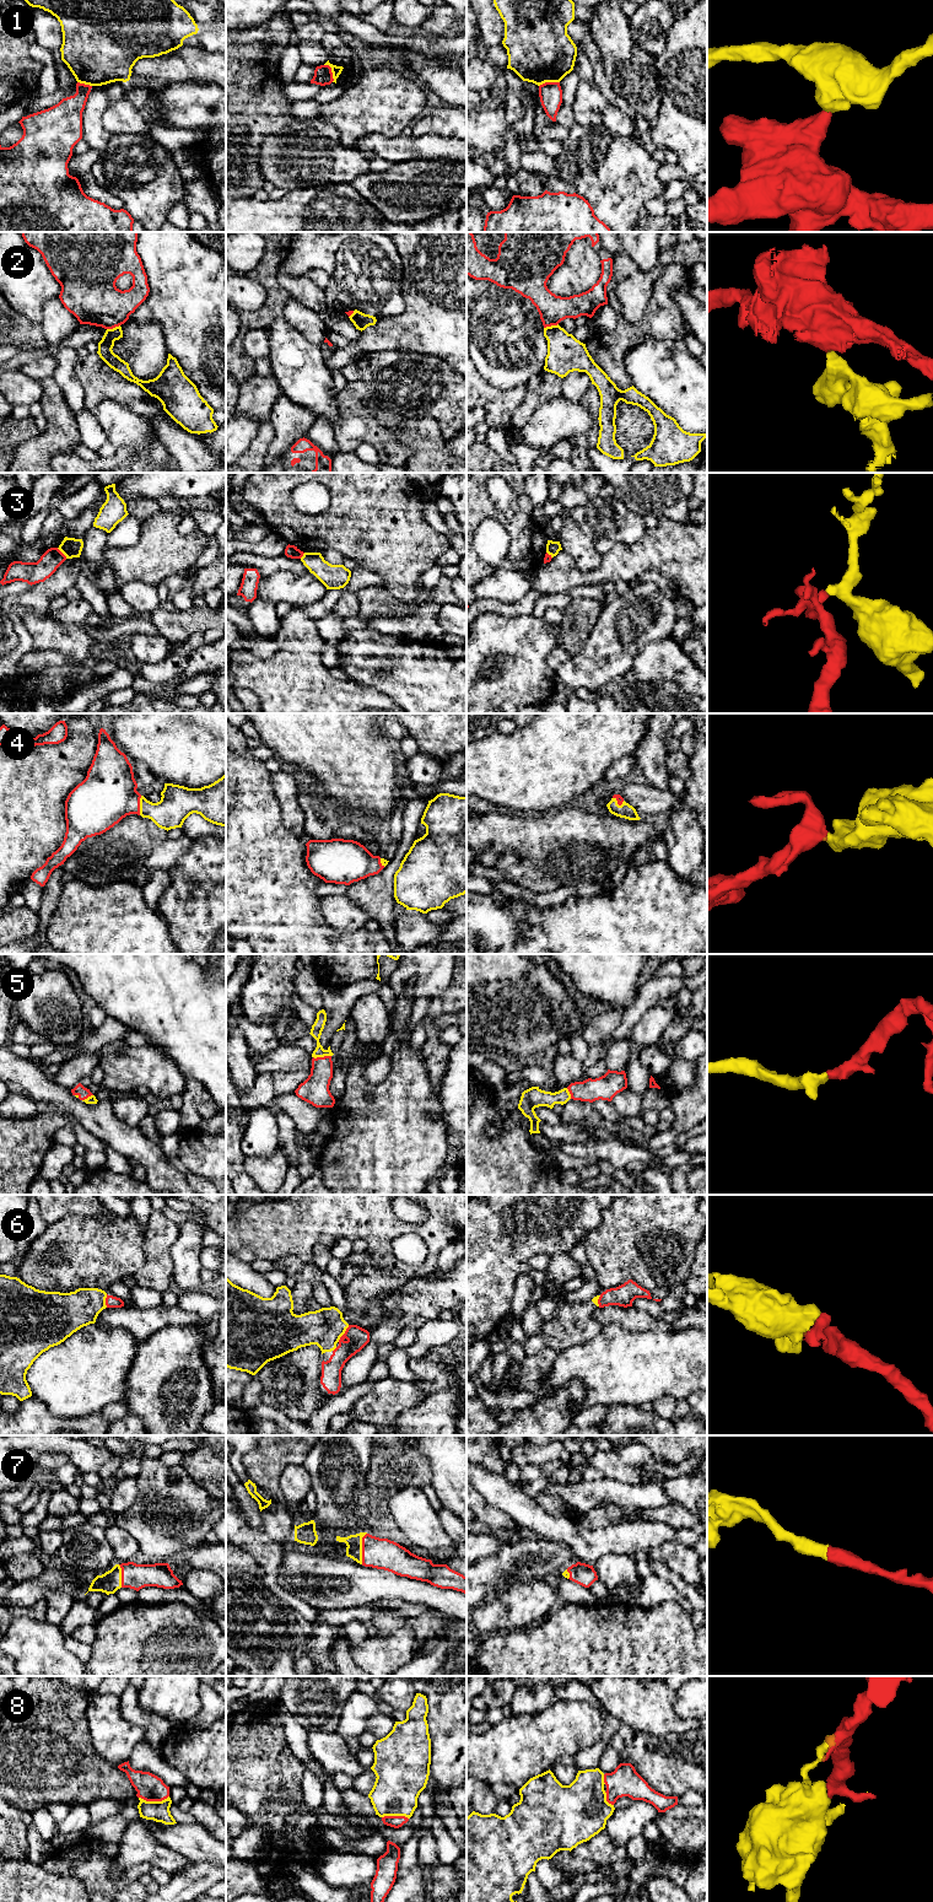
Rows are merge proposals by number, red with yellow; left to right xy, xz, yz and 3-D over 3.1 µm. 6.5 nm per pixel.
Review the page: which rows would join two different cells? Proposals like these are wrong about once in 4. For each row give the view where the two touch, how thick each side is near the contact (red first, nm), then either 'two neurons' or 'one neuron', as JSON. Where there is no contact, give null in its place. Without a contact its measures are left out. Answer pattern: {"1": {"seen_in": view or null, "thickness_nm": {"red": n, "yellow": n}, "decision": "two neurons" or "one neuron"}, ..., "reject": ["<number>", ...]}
{"1": {"seen_in": "xz", "thickness_nm": {"red": 120, "yellow": 60}, "decision": "two neurons"}, "2": {"seen_in": "yz", "thickness_nm": {"red": 180, "yellow": 240}, "decision": "two neurons"}, "3": {"seen_in": "xy", "thickness_nm": {"red": 140, "yellow": 130}, "decision": "two neurons"}, "4": {"seen_in": "xy", "thickness_nm": {"red": 360, "yellow": 220}, "decision": "one neuron"}, "5": {"seen_in": "xz", "thickness_nm": {"red": 180, "yellow": 80}, "decision": "one neuron"}, "6": {"seen_in": "xz", "thickness_nm": {"red": 140, "yellow": 240}, "decision": "one neuron"}, "7": {"seen_in": "xz", "thickness_nm": {"red": 200, "yellow": 110}, "decision": "one neuron"}, "8": {"seen_in": "xy", "thickness_nm": {"red": 170, "yellow": 140}, "decision": "one neuron"}, "reject": ["1", "2", "3"]}

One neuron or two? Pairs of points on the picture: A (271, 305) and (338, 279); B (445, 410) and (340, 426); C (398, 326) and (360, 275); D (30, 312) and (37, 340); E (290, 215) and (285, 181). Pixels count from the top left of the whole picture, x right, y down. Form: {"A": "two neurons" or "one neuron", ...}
{"A": "two neurons", "B": "one neuron", "C": "two neurons", "D": "two neurons", "E": "two neurons"}

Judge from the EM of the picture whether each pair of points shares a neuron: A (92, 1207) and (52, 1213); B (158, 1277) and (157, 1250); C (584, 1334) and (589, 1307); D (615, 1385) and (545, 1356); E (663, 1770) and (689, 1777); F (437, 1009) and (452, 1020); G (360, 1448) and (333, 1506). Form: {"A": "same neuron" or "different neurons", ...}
{"A": "same neuron", "B": "same neuron", "C": "same neuron", "D": "different neurons", "E": "same neuron", "F": "different neurons", "G": "same neuron"}

